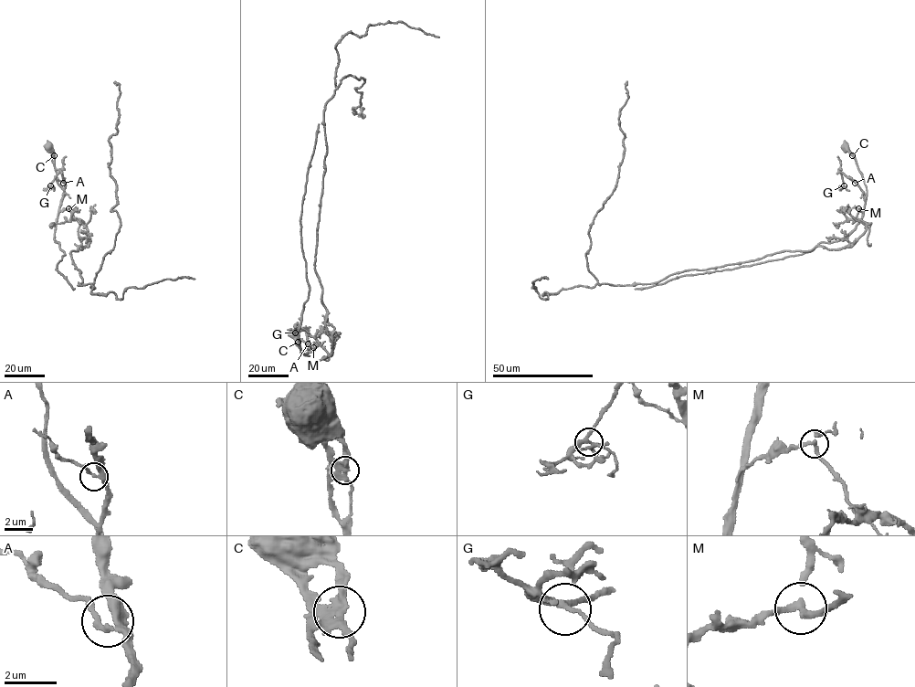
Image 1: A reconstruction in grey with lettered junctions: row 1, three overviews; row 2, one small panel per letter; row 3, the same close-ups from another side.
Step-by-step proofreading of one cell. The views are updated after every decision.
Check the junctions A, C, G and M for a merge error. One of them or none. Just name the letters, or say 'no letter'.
M

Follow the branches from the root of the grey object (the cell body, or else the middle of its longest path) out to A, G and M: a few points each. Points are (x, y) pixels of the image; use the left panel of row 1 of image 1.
A: (49, 145), (55, 158), (56, 179), (65, 193), (61, 200), (63, 183)
G: (49, 145), (55, 158), (56, 179), (65, 193), (61, 200), (65, 183), (61, 173), (50, 185)
M: (49, 145), (55, 158), (56, 179), (65, 193), (59, 212), (68, 209)

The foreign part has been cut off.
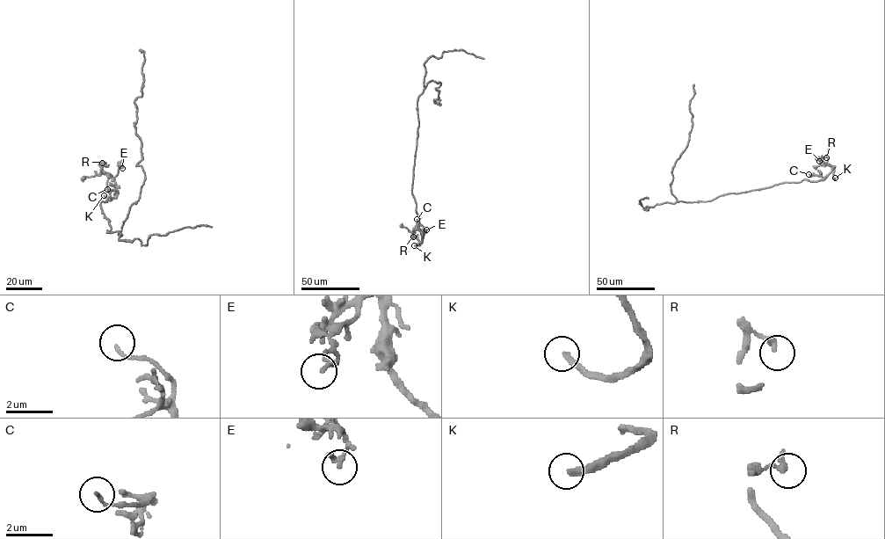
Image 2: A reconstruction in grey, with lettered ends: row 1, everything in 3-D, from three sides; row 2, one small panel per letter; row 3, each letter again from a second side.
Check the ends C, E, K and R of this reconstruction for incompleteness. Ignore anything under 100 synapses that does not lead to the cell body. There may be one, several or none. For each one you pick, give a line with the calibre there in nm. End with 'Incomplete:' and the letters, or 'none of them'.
K: 240 nm
Incomplete: K

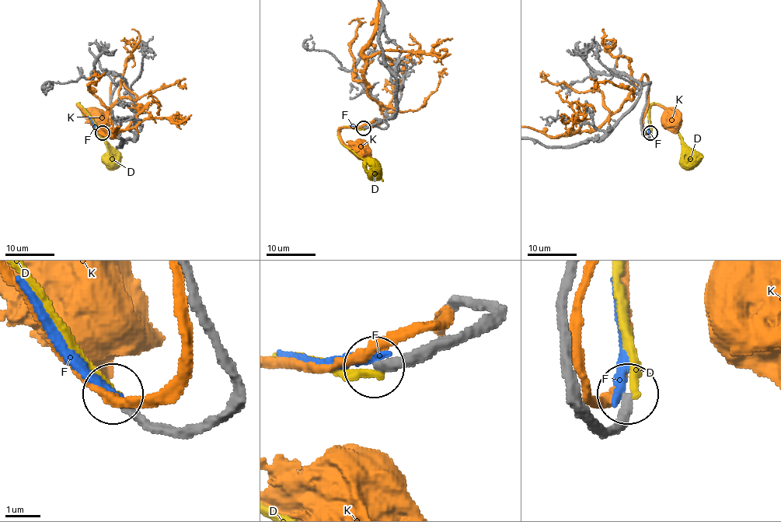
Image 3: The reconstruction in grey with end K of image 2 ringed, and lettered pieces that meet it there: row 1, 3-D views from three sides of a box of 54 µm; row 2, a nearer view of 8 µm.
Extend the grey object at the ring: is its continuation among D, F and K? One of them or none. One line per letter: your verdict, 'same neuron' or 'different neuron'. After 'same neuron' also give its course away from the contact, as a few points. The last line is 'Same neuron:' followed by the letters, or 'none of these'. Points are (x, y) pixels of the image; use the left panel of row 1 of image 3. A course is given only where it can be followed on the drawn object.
D: different neuron
F: different neuron
K: different neuron
Same neuron: none of these

